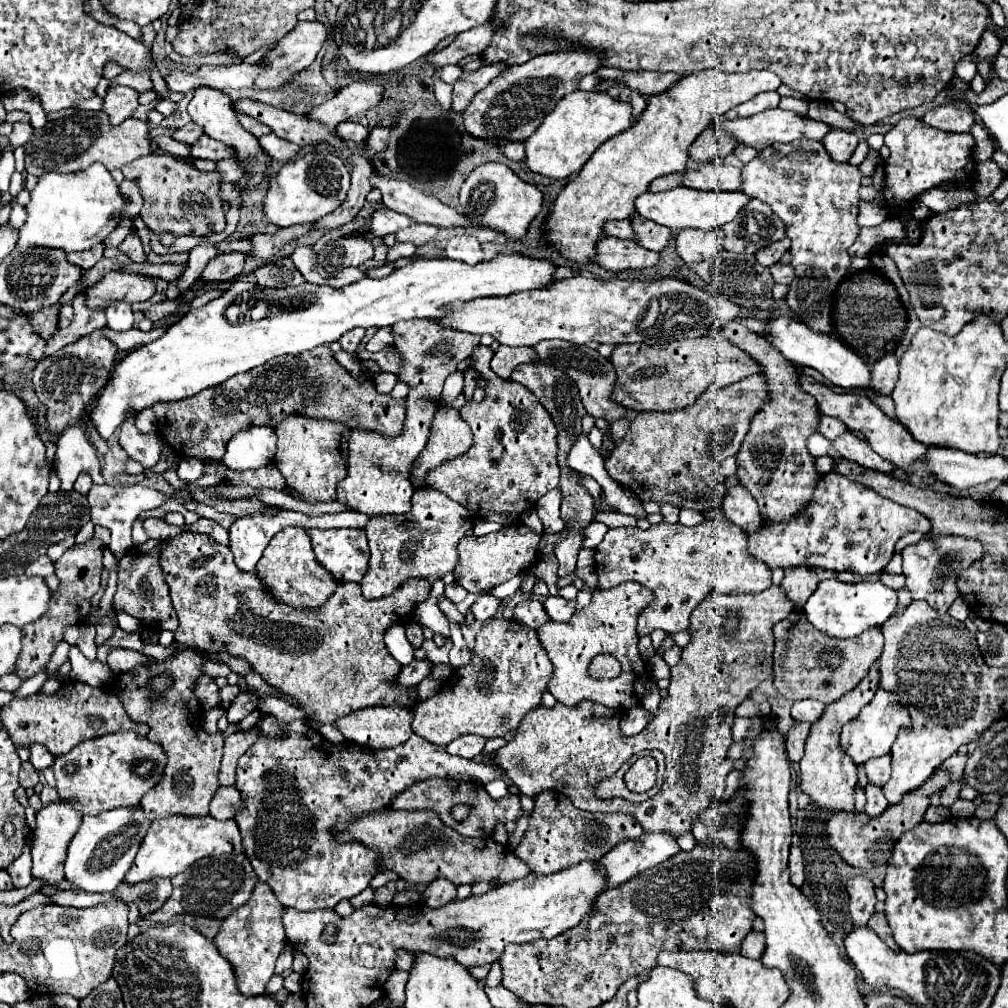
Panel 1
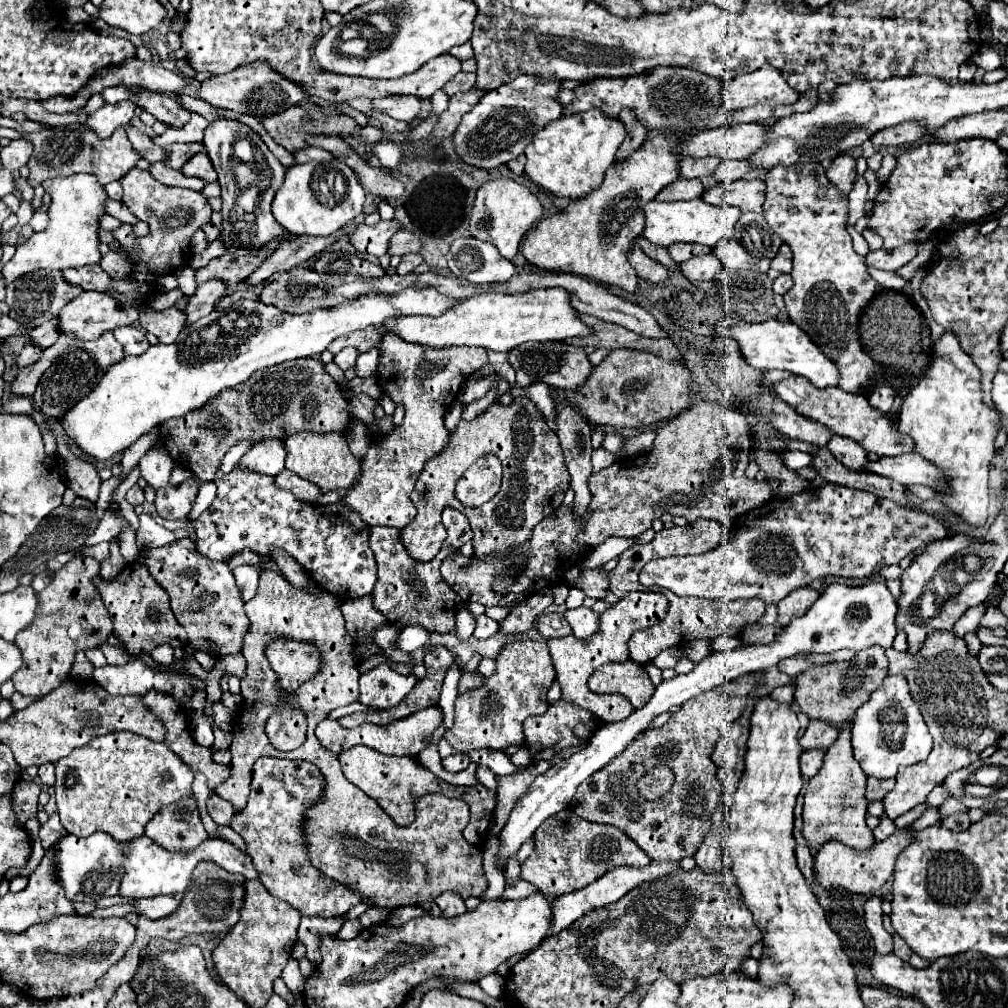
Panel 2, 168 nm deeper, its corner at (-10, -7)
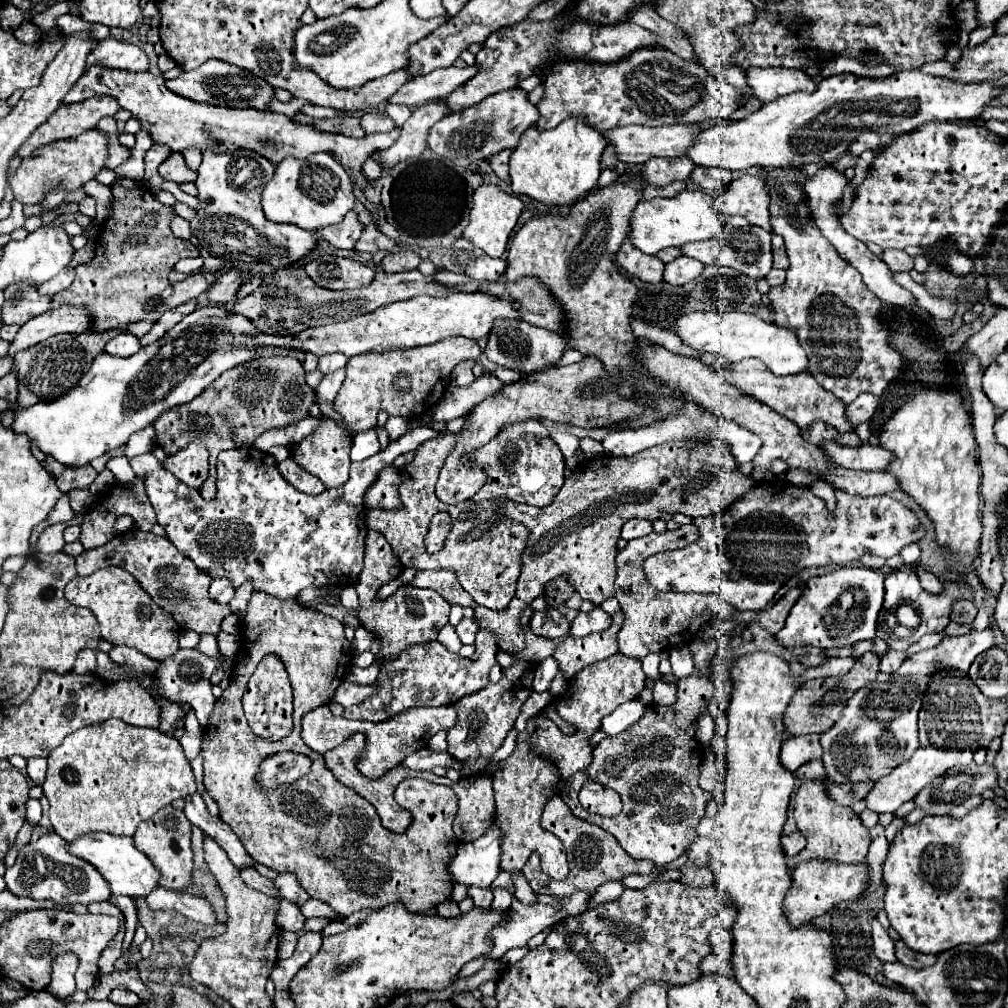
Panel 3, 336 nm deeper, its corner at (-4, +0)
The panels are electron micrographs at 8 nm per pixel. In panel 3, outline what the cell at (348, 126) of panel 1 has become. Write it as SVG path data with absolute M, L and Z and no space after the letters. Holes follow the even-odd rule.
M371 110L371 112L361 114L359 120L361 120L361 128L367 134L373 134L373 132L389 132L389 130L395 128L395 122L385 112L377 112L377 110Z

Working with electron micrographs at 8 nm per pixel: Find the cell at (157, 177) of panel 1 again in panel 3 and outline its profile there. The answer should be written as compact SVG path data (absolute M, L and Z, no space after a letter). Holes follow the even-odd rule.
M117 178L111 190L115 196L113 216L103 224L103 230L97 238L97 258L91 264L81 266L81 270L77 270L77 278L69 290L53 296L53 308L59 308L63 304L89 308L95 318L93 330L97 332L109 330L109 328L127 328L131 322L137 322L143 316L147 316L149 300L157 298L169 286L167 274L171 272L171 268L181 259L197 258L200 255L197 247L188 240L173 236L171 220L177 216L175 208L161 204L155 198L155 194L149 188L145 188L143 182L131 180L131 178Z

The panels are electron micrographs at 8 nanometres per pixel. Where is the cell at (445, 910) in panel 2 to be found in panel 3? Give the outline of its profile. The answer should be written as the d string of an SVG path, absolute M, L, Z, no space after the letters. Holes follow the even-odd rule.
M453 900L439 902L439 904L435 906L435 912L437 912L439 916L443 916L443 918L453 918L453 916L459 916L459 914L461 914L457 902L453 902Z

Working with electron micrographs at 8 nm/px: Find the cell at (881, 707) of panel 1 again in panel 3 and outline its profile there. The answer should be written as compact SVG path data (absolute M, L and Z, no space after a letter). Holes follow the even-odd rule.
M993 628L965 636L947 636L939 646L907 658L897 672L879 674L873 682L869 682L869 686L855 692L841 720L837 720L837 724L833 724L833 728L821 736L827 776L833 782L877 782L879 778L891 774L895 766L909 760L919 748L917 714L921 708L921 704L911 704L911 700L921 698L927 688L929 674L937 672L937 668L955 668L967 672L975 656L991 648L993 642Z

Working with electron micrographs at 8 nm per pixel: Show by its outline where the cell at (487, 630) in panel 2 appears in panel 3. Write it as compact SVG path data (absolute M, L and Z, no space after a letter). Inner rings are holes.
M463 618L457 626L455 626L459 638L463 644L473 644L475 642L475 634L479 630L479 622L475 618Z

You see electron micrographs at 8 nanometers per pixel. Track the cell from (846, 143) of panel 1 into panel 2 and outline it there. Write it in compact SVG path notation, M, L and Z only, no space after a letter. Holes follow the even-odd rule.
M847 153L835 157L825 175L837 187L837 191L847 199L855 183L855 159Z

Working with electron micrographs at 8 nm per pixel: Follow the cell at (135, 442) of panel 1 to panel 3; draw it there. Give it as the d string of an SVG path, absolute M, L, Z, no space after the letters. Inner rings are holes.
M419 426L407 434L403 434L399 440L391 442L387 448L379 450L375 456L353 462L351 464L351 478L331 490L325 490L323 494L309 496L293 488L289 482L283 480L283 476L277 472L277 462L255 448L231 448L221 452L217 458L216 471L216 496L213 500L205 500L199 496L197 488L191 488L177 480L169 470L163 468L163 464L153 456L153 452L141 454L131 460L131 468L137 476L145 480L145 492L155 508L157 522L167 530L167 538L175 544L179 552L189 556L203 572L209 572L211 578L217 576L229 576L233 580L233 586L239 588L245 580L255 582L255 590L263 590L267 594L273 594L277 598L295 598L305 588L347 588L357 584L359 574L363 570L363 552L365 552L365 536L367 536L367 524L365 514L367 508L363 504L363 494L377 478L377 472L385 466L389 466L395 458L413 452L419 444L423 444L429 438L435 438L439 434L433 426Z

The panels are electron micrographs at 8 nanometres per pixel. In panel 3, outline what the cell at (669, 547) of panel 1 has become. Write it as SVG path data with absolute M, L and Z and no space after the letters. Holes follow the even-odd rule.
M695 524L679 526L677 530L665 530L661 534L651 532L649 536L629 540L623 550L617 554L617 578L615 578L615 598L619 600L625 622L619 630L619 652L631 658L643 658L651 652L667 650L679 644L687 644L705 624L713 620L723 620L735 614L731 604L717 600L717 596L709 594L677 594L677 592L657 592L643 574L643 560L651 554L663 550L683 548L699 538L699 528Z

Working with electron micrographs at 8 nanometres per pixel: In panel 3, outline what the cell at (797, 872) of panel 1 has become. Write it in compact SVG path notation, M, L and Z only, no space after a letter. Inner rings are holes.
M795 832L795 834L791 834L790 836L784 835L783 840L781 840L781 844L783 844L783 850L785 850L785 854L787 854L787 858L793 858L793 856L797 856L800 850L802 850L806 846L805 837L802 834Z

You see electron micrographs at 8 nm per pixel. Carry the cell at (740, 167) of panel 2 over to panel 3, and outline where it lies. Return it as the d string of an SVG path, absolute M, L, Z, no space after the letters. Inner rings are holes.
M697 166L691 172L691 180L701 186L703 190L723 190L731 184L733 174L729 170L721 168L709 168L709 166Z

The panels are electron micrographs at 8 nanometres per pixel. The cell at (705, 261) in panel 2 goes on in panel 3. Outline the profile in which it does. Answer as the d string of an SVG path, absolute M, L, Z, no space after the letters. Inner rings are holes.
M679 256L677 260L673 260L665 266L665 276L663 278L673 286L683 286L685 282L691 282L697 276L701 276L703 268L705 268L703 262L693 260L689 256Z

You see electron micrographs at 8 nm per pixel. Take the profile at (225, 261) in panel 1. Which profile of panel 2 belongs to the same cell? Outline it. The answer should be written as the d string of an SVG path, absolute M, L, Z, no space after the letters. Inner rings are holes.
M207 281L201 287L197 287L197 293L189 297L189 303L185 307L187 323L193 323L199 317L213 311L213 305L217 303L217 299L225 295L225 291L227 291L227 285L221 281Z

